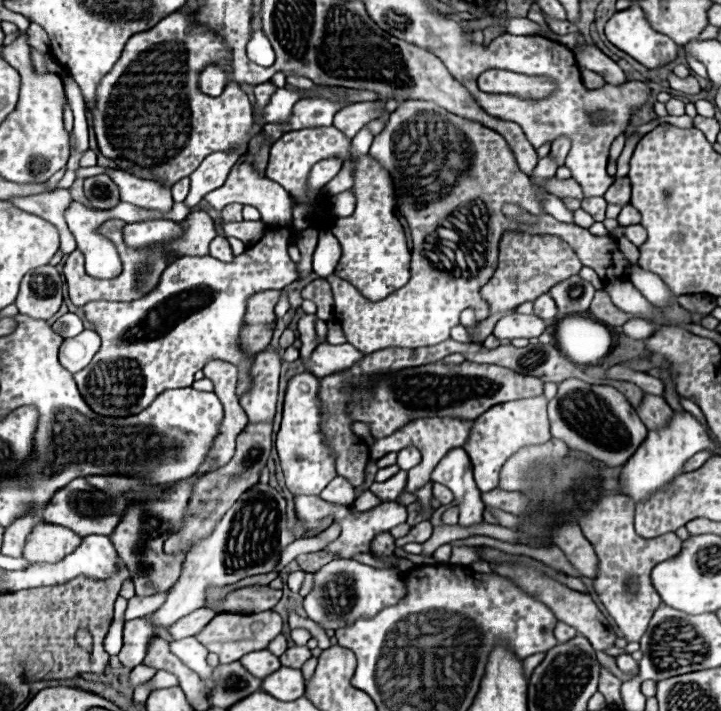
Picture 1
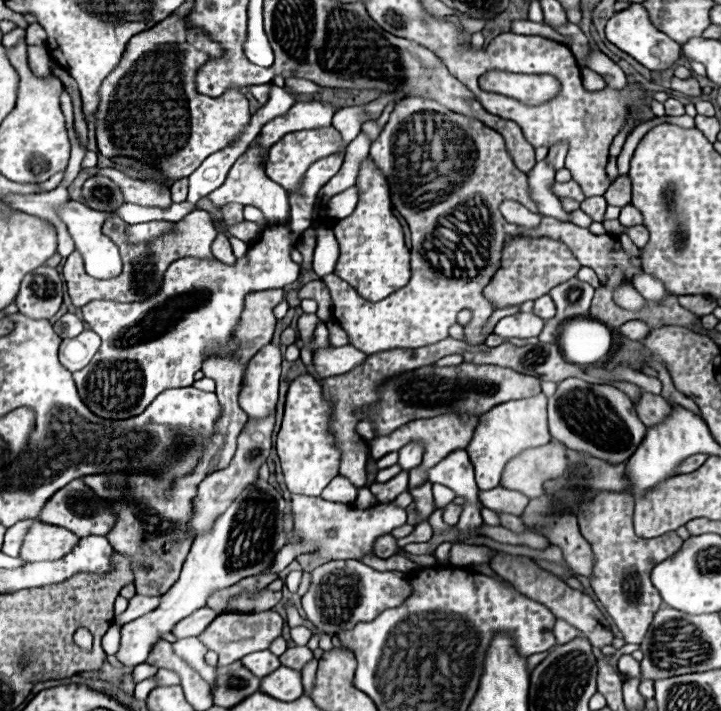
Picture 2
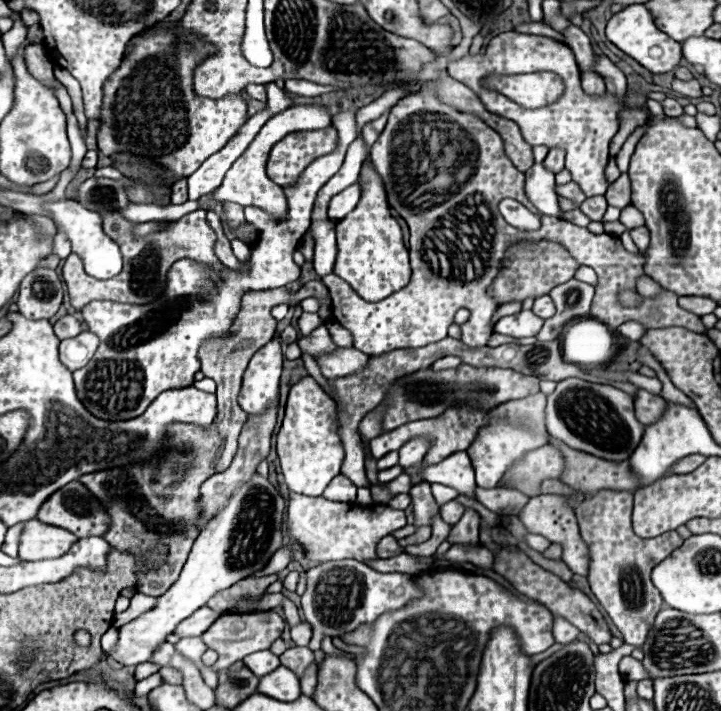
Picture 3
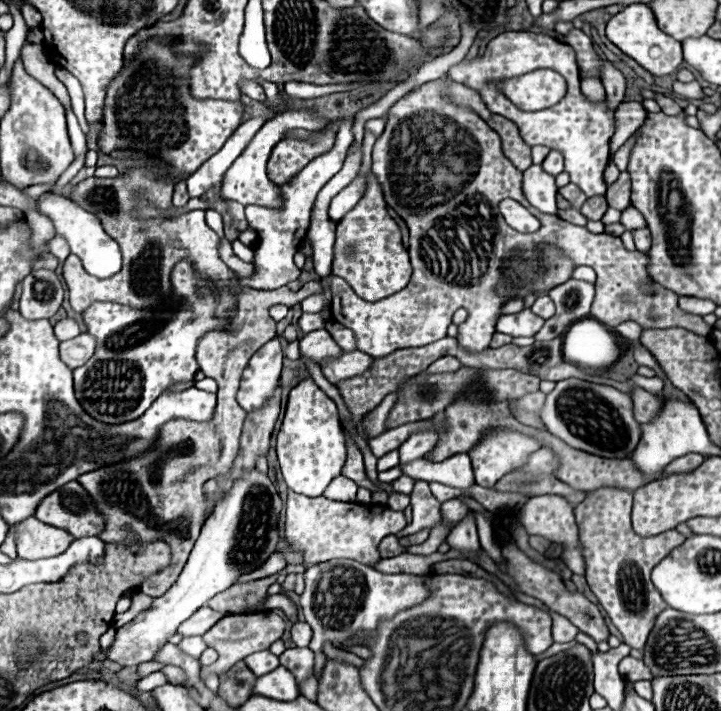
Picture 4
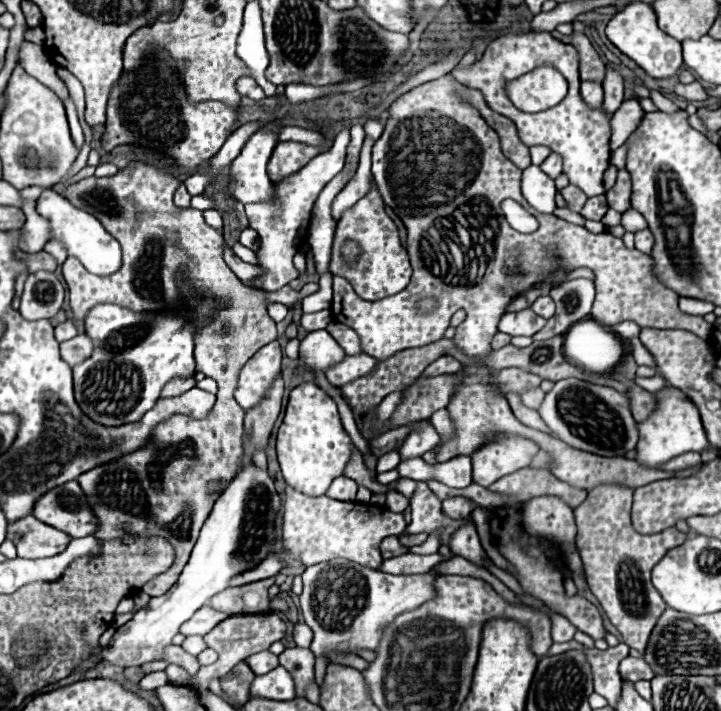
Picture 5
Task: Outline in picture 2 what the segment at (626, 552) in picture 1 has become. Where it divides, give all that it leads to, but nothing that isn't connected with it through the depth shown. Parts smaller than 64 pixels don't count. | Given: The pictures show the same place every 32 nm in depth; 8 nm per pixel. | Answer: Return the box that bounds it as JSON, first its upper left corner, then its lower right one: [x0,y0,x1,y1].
[578,492,684,644]

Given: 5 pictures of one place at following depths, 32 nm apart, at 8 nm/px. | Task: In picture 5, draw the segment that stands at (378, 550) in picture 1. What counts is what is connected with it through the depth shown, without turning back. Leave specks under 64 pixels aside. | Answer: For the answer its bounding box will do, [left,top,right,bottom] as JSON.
[380,536,408,558]

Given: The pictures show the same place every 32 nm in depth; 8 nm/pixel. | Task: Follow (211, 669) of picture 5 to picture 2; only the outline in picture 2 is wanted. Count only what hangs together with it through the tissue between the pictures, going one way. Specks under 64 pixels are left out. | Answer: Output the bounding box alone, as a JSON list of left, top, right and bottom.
[198,610,284,666]

